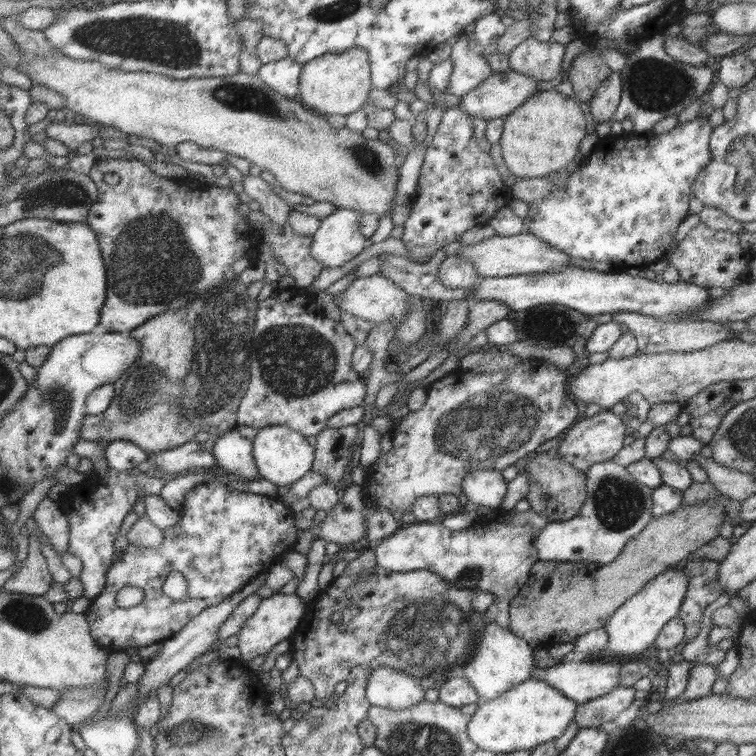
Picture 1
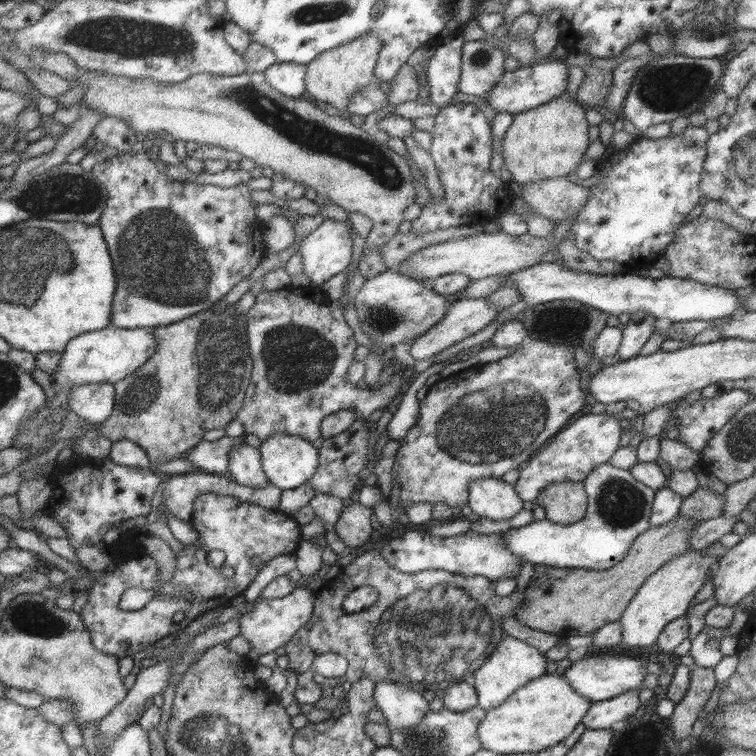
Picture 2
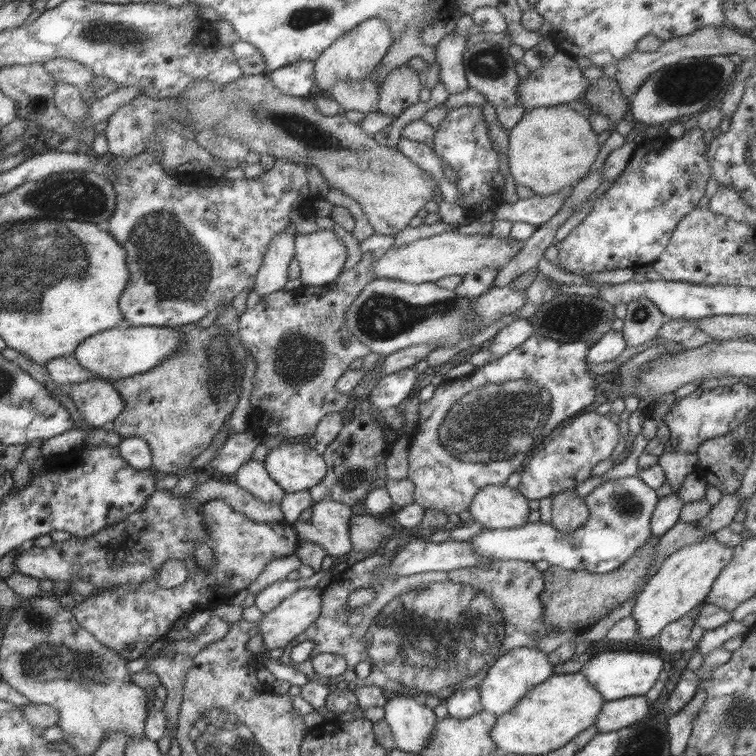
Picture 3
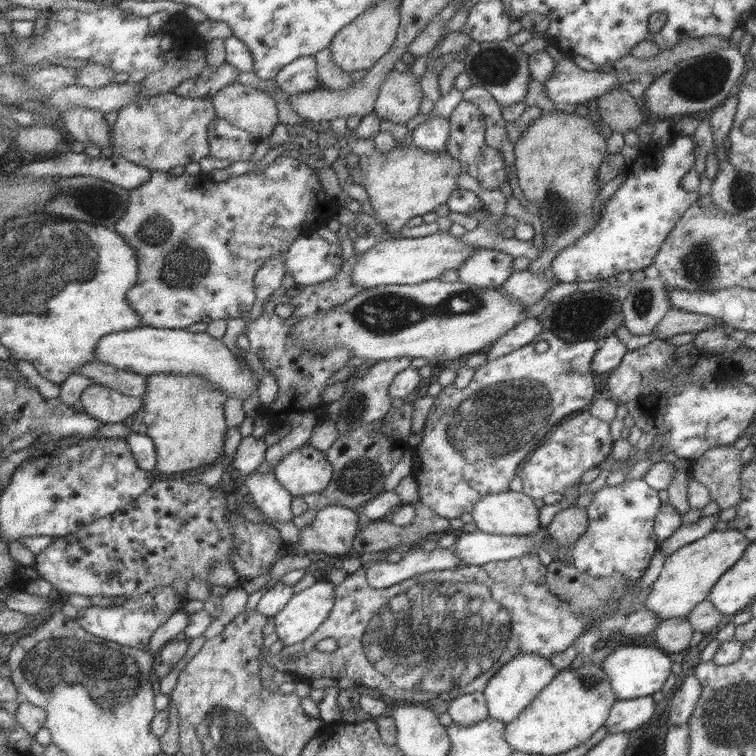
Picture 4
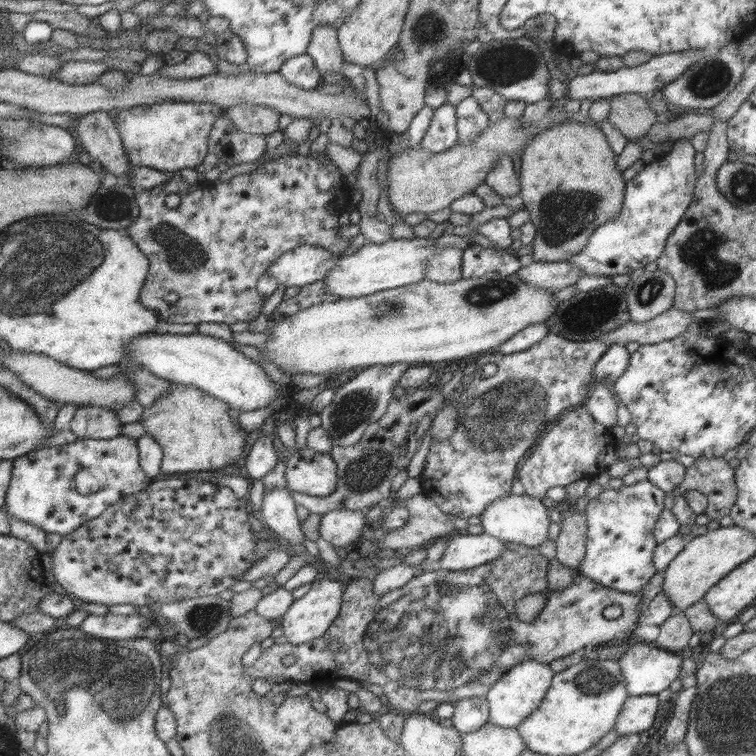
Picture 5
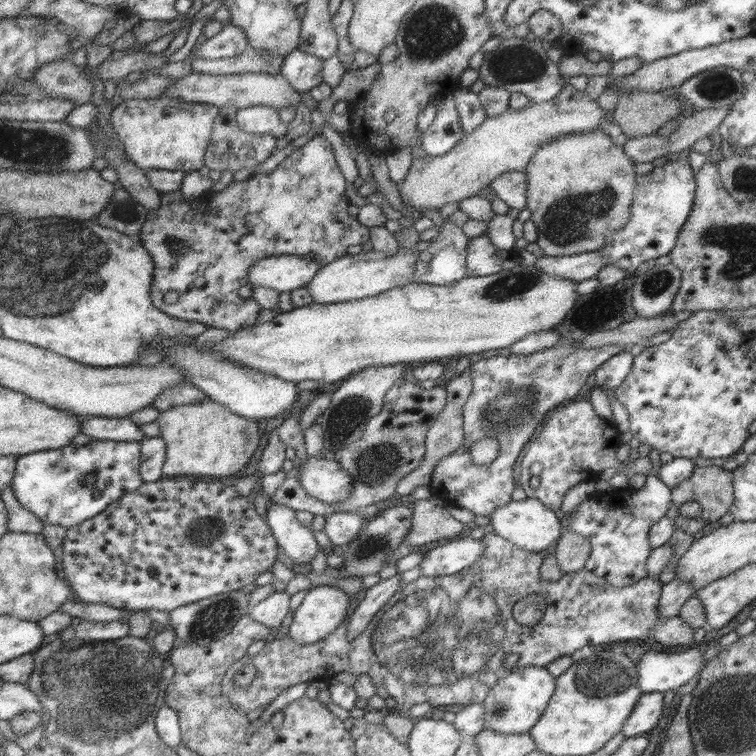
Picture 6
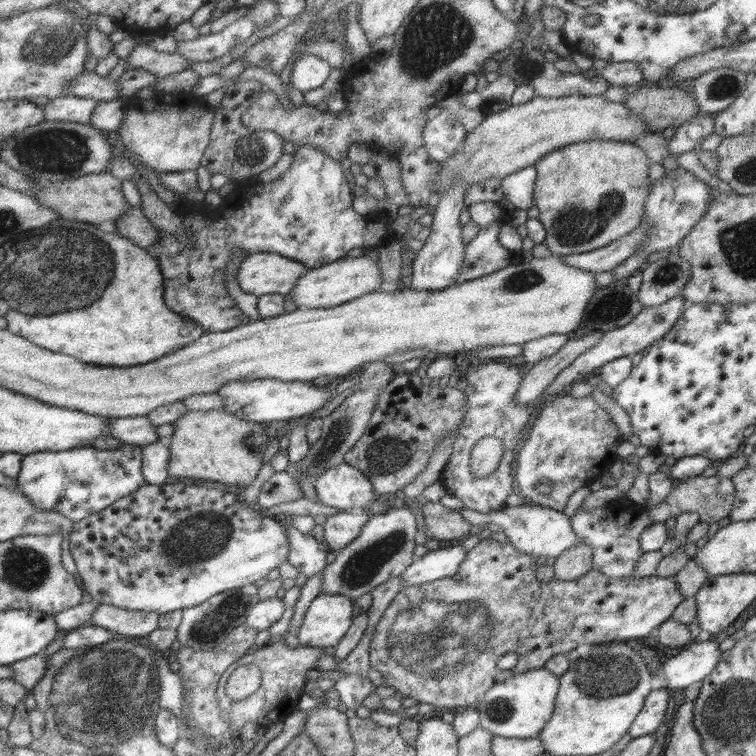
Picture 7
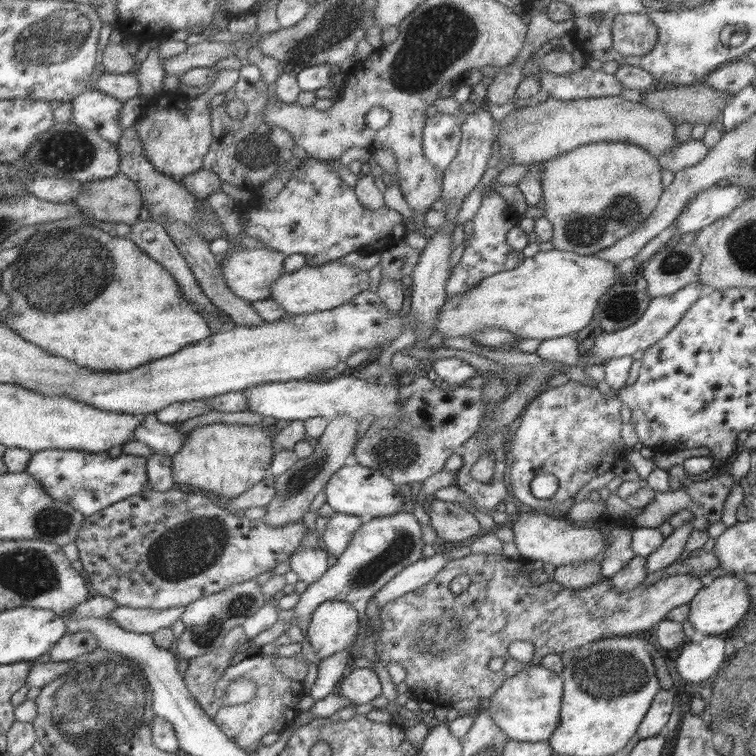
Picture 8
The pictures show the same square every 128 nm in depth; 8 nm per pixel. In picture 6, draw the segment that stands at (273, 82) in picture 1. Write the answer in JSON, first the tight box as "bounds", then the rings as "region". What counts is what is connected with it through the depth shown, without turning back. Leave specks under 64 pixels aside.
{"bounds":[281,49,323,95],"region":[[[294,49],[283,58],[281,76],[295,91],[307,95],[315,86],[321,83],[323,61],[315,56]]]}

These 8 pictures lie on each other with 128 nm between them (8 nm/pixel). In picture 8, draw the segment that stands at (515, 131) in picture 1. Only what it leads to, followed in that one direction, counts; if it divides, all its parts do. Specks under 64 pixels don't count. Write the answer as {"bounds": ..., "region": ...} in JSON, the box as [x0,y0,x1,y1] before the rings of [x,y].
{"bounds":[540,142,663,255],"region":[[[600,142],[573,148],[557,158],[545,161],[540,172],[544,208],[542,216],[552,226],[552,248],[563,252],[592,255],[633,232],[655,208],[663,187],[655,157],[643,148],[624,142]]]}

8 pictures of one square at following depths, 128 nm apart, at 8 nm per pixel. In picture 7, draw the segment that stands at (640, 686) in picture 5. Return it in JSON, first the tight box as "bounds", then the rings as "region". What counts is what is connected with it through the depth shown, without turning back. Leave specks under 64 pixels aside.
{"bounds":[657,638,719,690],"region":[[[713,638],[705,642],[692,640],[679,653],[667,658],[657,672],[663,678],[662,688],[677,690],[702,681],[719,662],[718,645]]]}

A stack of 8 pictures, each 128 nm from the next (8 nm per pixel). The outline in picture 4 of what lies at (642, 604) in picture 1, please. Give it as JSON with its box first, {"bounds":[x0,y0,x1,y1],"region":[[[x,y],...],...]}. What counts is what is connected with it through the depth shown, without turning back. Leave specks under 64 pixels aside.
{"bounds":[644,530,750,621],"region":[[[737,530],[711,532],[695,542],[681,546],[673,554],[664,558],[659,577],[654,580],[644,600],[644,607],[661,621],[676,616],[687,616],[689,611],[702,600],[707,599],[708,592],[729,568],[743,556],[745,546],[750,543]]]}

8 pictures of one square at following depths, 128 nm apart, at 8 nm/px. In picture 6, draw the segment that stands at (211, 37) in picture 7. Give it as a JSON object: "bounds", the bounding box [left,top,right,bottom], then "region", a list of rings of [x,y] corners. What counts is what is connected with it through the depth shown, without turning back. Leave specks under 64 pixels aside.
{"bounds":[191,23,248,60],"region":[[[229,23],[220,32],[217,32],[217,35],[207,38],[197,48],[191,60],[195,60],[195,58],[213,60],[238,56],[247,46],[248,42],[245,34],[241,29],[237,29]]]}

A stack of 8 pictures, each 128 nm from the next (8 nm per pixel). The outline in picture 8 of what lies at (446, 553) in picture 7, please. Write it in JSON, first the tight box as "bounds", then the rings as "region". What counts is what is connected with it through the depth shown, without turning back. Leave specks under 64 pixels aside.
{"bounds":[372,553,448,606],"region":[[[436,553],[429,558],[421,558],[415,563],[405,566],[405,569],[372,596],[374,602],[377,606],[383,606],[386,602],[427,584],[445,565],[448,565],[448,562],[445,554]]]}

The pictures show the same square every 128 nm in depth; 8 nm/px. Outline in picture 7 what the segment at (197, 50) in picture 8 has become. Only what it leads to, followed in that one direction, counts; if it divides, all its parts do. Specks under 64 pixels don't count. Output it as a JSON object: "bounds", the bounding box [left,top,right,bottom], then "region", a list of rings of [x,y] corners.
{"bounds":[126,43,191,78],"region":[[[150,43],[137,44],[131,50],[127,58],[126,69],[141,68],[151,73],[154,77],[162,78],[169,74],[175,74],[191,66],[191,61],[187,61],[179,54],[155,52]]]}

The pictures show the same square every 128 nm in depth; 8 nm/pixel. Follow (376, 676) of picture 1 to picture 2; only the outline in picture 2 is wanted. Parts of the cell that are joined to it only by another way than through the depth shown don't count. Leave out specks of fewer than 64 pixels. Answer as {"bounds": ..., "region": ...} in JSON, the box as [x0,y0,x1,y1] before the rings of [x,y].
{"bounds":[372,679,428,729],"region":[[[389,679],[374,683],[372,699],[391,729],[415,726],[428,709],[428,701],[423,698],[422,692]]]}

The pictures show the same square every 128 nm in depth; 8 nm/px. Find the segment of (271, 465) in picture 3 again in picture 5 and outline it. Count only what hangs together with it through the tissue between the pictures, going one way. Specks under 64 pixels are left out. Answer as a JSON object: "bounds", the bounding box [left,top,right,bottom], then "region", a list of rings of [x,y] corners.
{"bounds":[284,449,336,497],"region":[[[297,449],[284,461],[285,489],[313,497],[325,497],[335,490],[336,464],[328,453]]]}

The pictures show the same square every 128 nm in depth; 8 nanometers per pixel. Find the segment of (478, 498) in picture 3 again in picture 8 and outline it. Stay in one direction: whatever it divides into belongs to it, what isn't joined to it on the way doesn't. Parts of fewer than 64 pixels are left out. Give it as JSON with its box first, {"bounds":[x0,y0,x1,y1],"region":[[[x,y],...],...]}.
{"bounds":[509,510,605,566],"region":[[[531,510],[516,513],[509,521],[509,528],[513,531],[514,544],[519,557],[529,561],[541,561],[555,566],[569,564],[569,562],[601,562],[605,552],[605,536],[603,530],[578,527],[576,524],[565,522],[564,517],[555,518],[547,511]]]}

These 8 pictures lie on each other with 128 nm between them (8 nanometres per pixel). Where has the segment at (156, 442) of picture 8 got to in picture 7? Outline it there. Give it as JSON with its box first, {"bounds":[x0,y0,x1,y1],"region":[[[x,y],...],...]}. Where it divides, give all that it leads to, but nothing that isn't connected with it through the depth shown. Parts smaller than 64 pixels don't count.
{"bounds":[108,416,157,446],"region":[[[146,416],[108,417],[108,434],[125,444],[143,446],[157,440],[155,426]]]}

